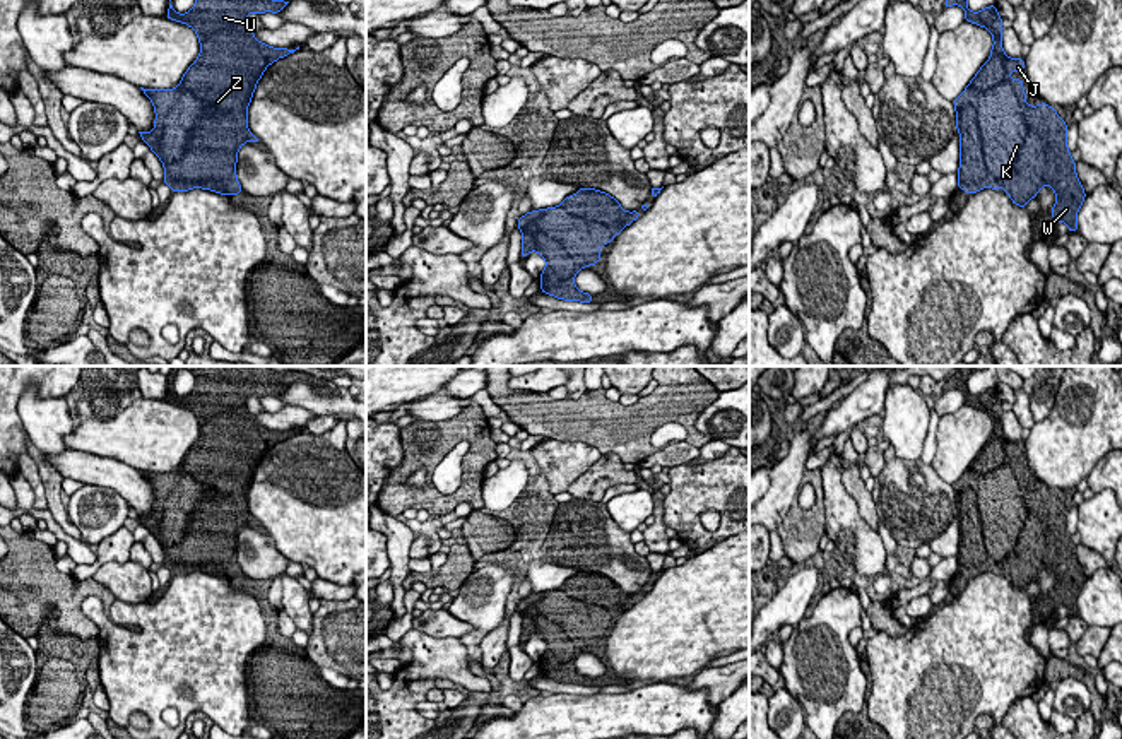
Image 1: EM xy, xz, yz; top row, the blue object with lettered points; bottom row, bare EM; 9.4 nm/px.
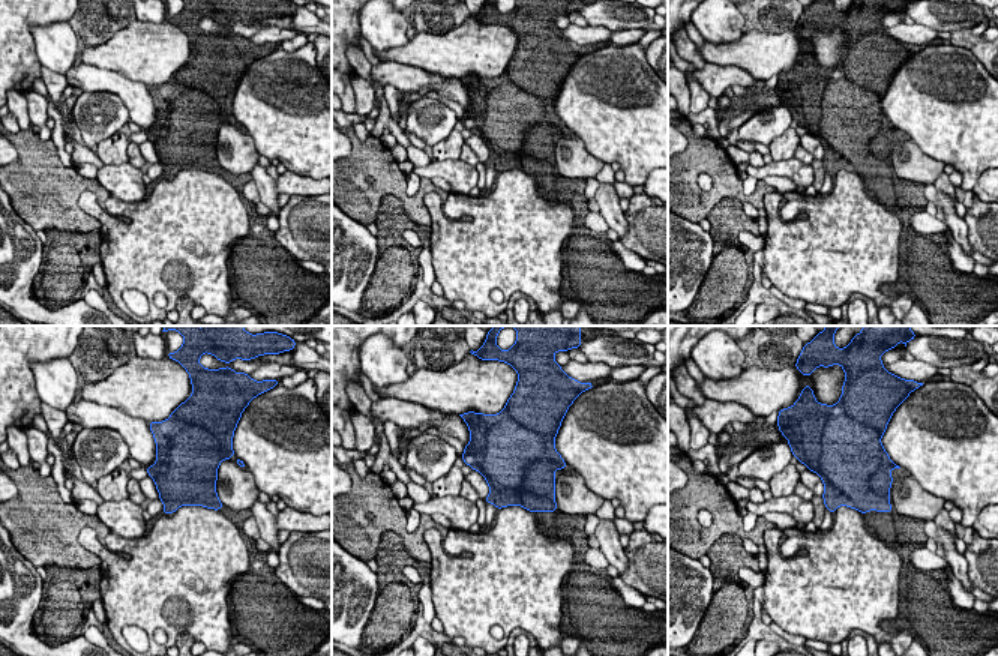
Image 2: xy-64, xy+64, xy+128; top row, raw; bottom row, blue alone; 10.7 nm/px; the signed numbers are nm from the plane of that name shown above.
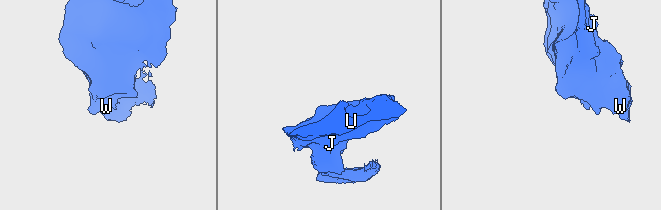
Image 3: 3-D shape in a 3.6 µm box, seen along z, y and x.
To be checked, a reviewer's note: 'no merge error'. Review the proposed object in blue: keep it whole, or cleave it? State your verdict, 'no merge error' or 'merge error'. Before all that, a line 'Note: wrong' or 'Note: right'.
Note: right
no merge error

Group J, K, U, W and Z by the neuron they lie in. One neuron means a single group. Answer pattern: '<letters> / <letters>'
J K U W Z

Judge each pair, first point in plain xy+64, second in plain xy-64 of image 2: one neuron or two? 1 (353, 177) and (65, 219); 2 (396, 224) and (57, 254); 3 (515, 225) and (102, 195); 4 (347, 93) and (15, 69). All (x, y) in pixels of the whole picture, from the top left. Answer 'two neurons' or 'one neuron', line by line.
1: one neuron
2: one neuron
3: two neurons
4: two neurons

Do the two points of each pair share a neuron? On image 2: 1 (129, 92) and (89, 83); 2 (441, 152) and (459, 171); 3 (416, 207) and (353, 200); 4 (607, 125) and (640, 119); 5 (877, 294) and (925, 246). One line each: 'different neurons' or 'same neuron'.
1: same neuron
2: different neurons
3: same neuron
4: same neuron
5: different neurons

